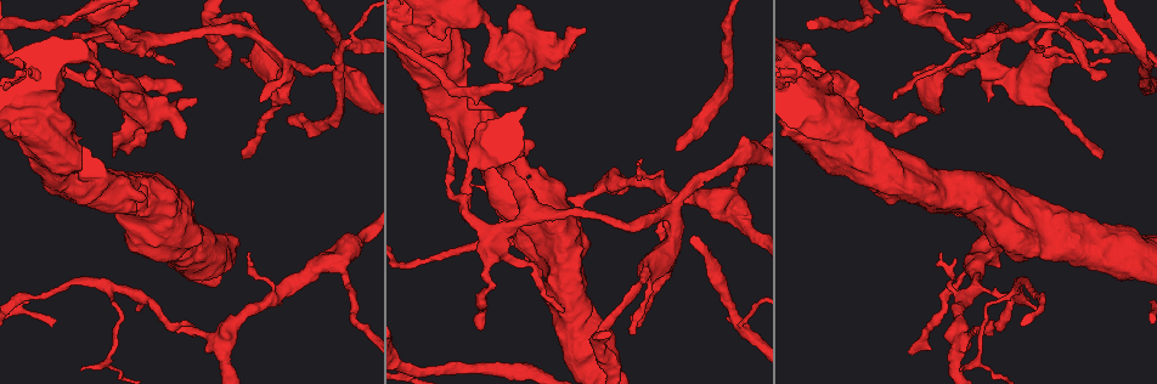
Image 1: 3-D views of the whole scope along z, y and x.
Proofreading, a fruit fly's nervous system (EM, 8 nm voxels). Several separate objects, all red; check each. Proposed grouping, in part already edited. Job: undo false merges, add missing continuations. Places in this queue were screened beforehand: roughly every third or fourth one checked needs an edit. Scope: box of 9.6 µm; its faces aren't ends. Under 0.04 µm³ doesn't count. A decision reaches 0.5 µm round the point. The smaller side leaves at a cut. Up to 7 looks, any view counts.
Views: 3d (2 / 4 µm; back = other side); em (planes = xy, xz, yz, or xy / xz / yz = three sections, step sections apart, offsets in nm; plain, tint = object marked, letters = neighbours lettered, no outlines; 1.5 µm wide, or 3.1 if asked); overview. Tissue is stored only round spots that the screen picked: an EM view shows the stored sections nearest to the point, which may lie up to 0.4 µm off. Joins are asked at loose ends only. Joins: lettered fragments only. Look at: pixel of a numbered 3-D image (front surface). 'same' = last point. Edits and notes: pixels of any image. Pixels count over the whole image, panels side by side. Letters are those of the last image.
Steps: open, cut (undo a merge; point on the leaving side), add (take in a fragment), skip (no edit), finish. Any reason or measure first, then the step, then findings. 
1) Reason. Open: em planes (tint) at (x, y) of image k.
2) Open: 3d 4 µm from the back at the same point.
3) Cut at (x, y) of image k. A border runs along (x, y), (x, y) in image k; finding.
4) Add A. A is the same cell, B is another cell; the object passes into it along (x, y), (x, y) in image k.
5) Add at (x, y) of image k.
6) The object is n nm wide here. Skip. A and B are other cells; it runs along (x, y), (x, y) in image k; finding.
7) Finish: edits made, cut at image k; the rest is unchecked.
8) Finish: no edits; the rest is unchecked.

Tapers out. Open: 3d 2 µm at (987, 100) of image 1.

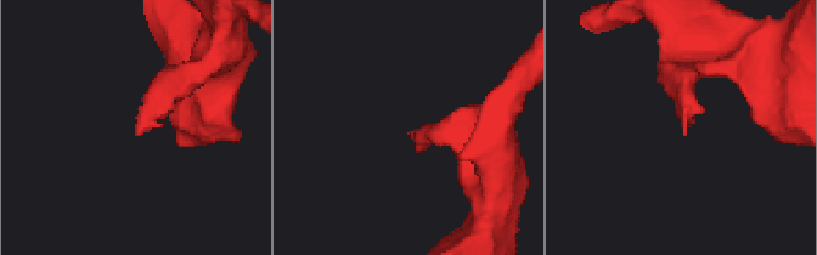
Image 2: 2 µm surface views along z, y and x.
Need the tissue. Open: em planes (letters) at (684, 131) of image 2.

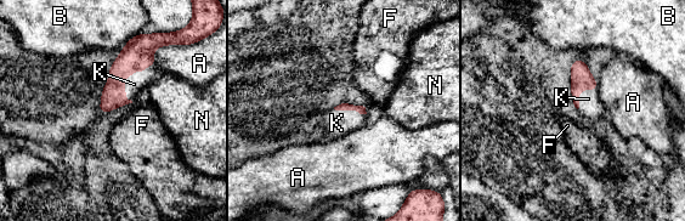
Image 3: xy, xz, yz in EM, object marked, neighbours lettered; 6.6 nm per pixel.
Add K. K is the same cell, A, B, F and N are other cells; the object passes into it along (139, 51), (134, 73), (134, 84) in image 3; it goes on there.

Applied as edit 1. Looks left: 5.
Open: overview.

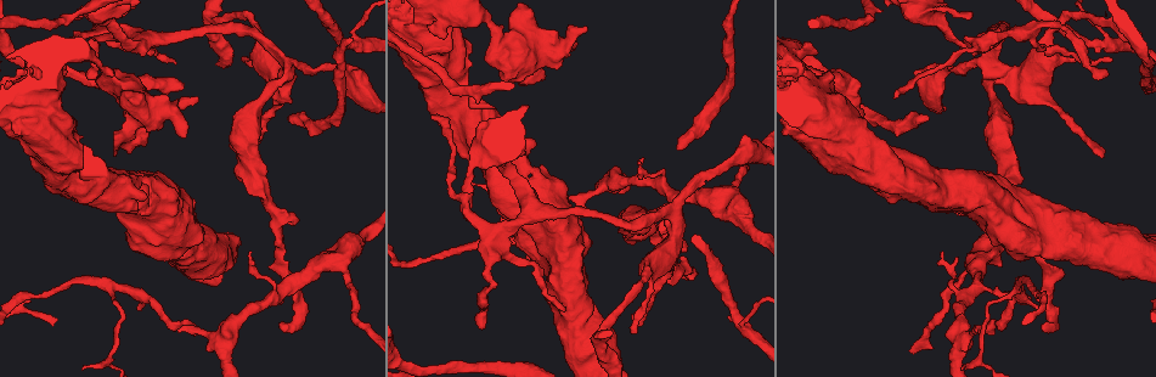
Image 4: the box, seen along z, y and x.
Branch stops here. Open: em planes (letters) at (641, 323) of image 4.

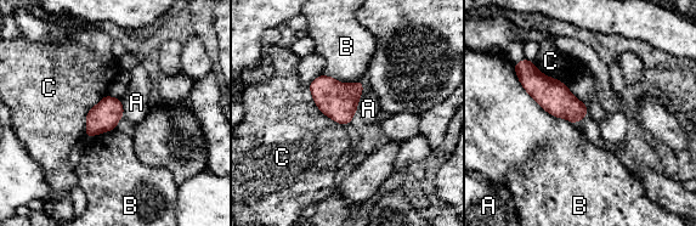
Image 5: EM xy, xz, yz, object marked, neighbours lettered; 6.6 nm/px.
Skip. A, B and C are other cells; a border runs along (363, 82), (356, 111) in image 5; no lettered fragment goes on from it.

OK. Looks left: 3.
Open: em xz step 4 (tint) at (678, 147) of image 4.

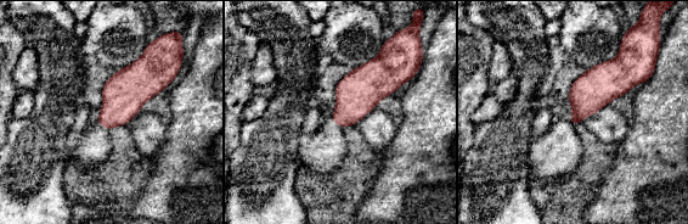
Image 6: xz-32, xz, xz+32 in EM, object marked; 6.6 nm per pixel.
Open: em xy step 8 (letters) at the same point.

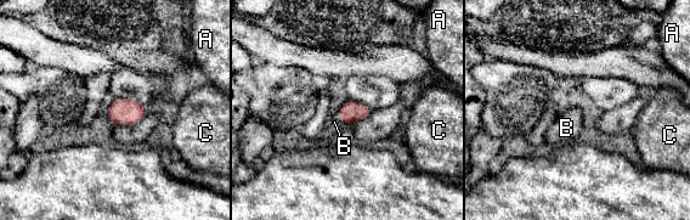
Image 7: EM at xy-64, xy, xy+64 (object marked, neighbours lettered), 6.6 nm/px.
Add B. B is the same cell, A and C are other cells; the object passes into it along (351, 112), (340, 117), (334, 122) in image 7; it goes on there.

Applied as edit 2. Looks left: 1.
Finish: edits made, add at image 3, add at image 7; the rest is unchecked.

